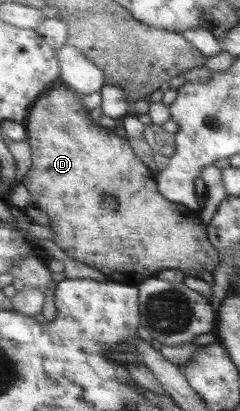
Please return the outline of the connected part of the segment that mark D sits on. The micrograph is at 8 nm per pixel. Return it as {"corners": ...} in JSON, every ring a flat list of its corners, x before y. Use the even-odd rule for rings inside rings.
{"corners":[[57,82,33,101,28,120,24,122,31,165,20,183,31,194,32,206,49,218,53,243,65,255,123,285,138,286,163,269,179,269,183,275,195,277,200,277,201,270,213,273,218,265,218,253,207,239,207,225,201,223,197,212,167,201,157,191,155,173,135,156,129,139,115,135,112,128,102,127,92,120,81,97,81,93],[104,195,115,199,118,204,116,211,103,211,100,202]]}

